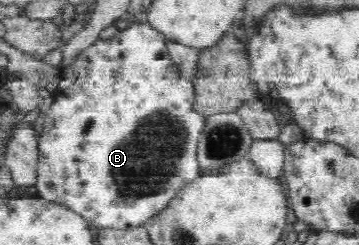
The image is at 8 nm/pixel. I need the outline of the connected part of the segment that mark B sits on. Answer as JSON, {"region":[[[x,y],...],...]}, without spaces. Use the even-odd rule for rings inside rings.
{"region":[[[133,22],[127,29],[118,31],[111,39],[99,39],[93,45],[85,48],[65,69],[58,83],[55,99],[48,114],[44,117],[44,128],[38,137],[38,152],[40,160],[37,168],[38,196],[68,205],[80,213],[93,227],[127,229],[143,226],[146,220],[151,220],[177,195],[181,187],[197,179],[203,171],[197,159],[197,143],[206,124],[206,117],[194,110],[194,83],[179,76],[179,69],[173,63],[168,52],[167,37],[155,30],[148,22]]]}

